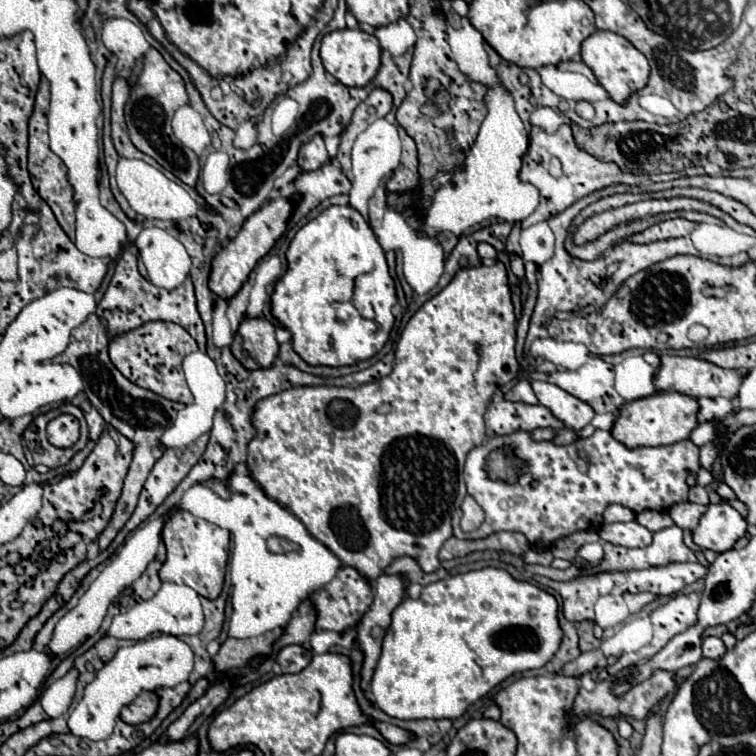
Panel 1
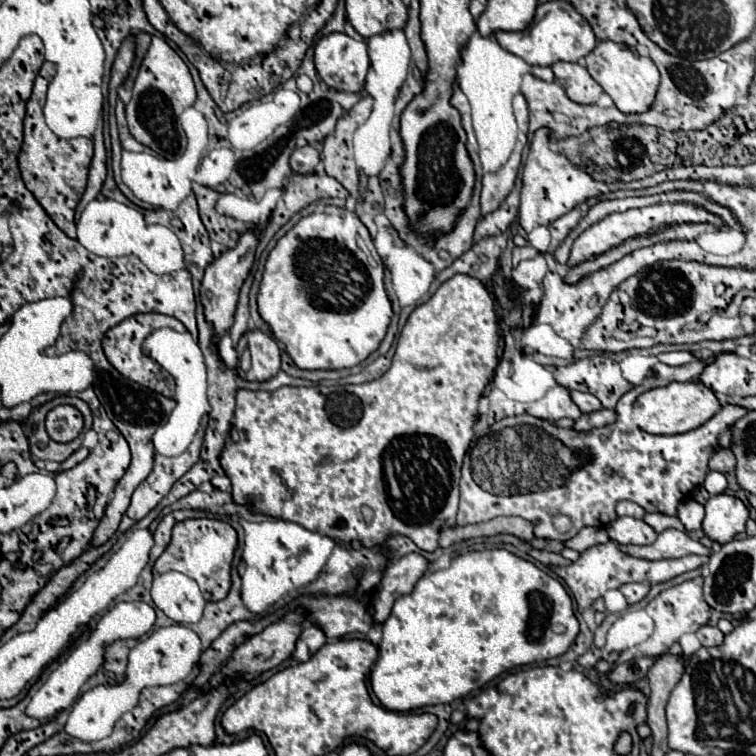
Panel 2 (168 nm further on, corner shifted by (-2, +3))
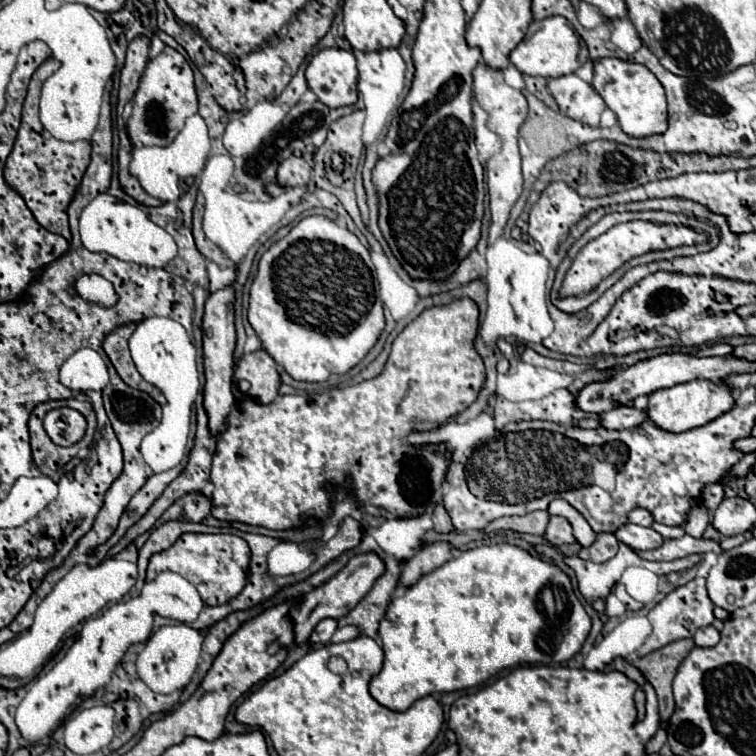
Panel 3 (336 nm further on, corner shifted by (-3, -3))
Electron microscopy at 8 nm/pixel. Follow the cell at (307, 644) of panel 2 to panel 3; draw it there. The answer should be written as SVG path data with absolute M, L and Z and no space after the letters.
M323 619L323 621L319 621L317 627L313 629L309 641L311 641L313 645L325 645L325 643L331 641L335 629L337 629L337 621L335 621L335 619Z

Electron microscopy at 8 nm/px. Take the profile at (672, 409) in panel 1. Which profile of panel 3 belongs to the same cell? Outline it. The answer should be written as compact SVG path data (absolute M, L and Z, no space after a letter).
M697 379L697 381L683 383L683 385L673 385L671 389L659 389L655 393L651 393L647 413L649 413L649 419L657 427L661 427L665 431L681 433L681 431L687 431L687 429L707 425L709 421L727 413L733 405L735 403L733 403L733 395L731 395L729 385L725 385L723 381L713 383L713 381L707 381L707 379Z

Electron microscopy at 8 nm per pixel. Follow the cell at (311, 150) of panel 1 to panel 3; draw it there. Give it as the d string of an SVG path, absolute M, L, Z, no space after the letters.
M289 157L277 167L277 183L283 187L303 187L309 183L309 179L311 167L299 157Z

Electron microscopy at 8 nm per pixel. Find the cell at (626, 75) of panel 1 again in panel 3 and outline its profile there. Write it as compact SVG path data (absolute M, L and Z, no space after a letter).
M599 59L593 63L593 89L603 97L605 105L617 115L621 129L629 137L651 137L665 133L667 129L667 103L665 91L659 79L643 65L627 63L621 59Z

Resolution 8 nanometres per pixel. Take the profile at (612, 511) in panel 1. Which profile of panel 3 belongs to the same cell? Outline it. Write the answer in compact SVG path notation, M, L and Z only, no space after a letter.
M633 509L633 511L629 513L629 521L631 521L631 523L635 523L635 525L643 525L643 527L651 527L655 519L651 517L651 513L649 513L647 509Z

